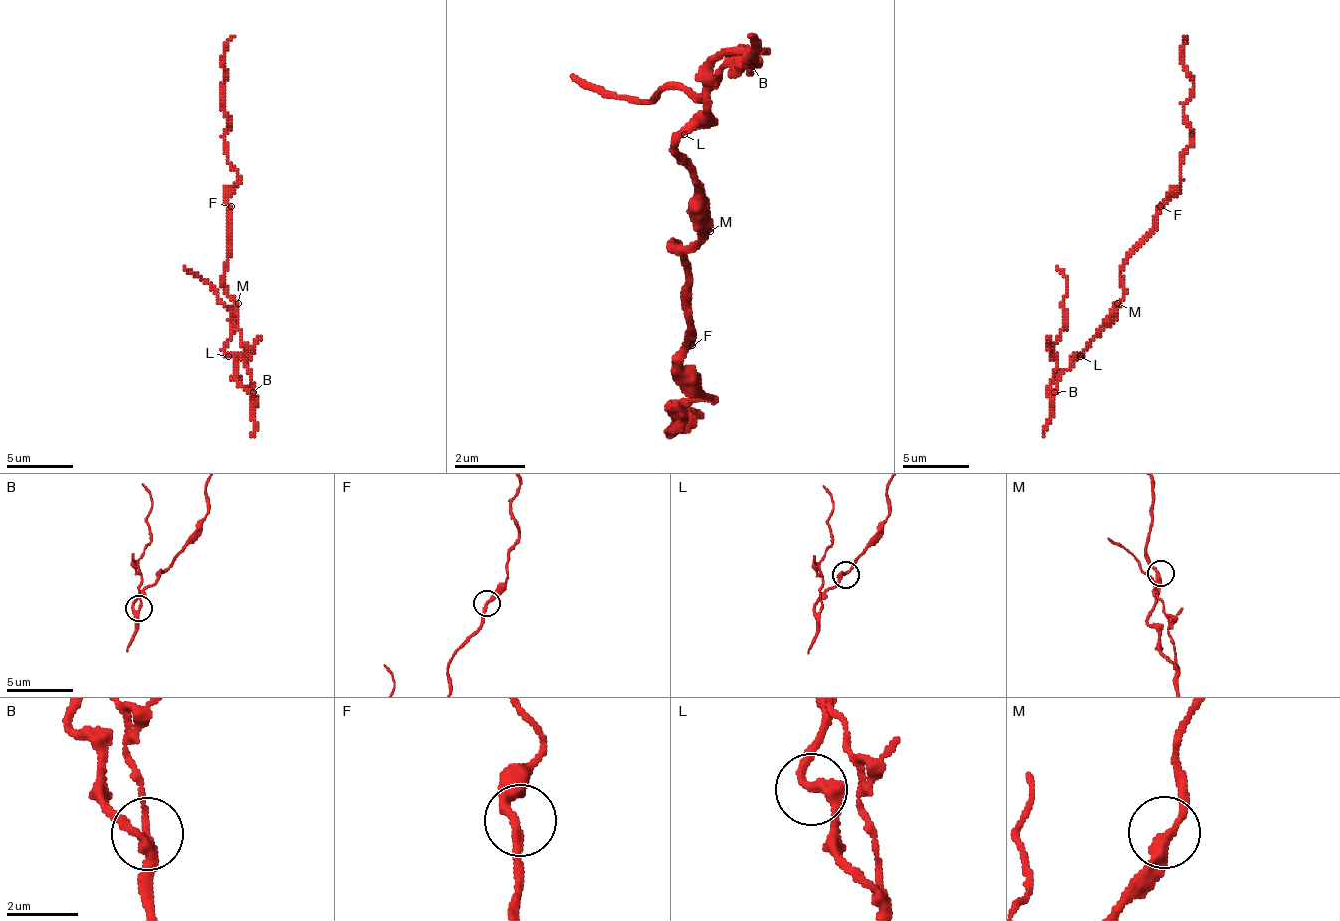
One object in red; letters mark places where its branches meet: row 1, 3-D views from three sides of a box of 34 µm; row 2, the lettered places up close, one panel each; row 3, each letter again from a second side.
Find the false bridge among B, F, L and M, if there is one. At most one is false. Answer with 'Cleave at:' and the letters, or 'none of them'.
Cleave at: B

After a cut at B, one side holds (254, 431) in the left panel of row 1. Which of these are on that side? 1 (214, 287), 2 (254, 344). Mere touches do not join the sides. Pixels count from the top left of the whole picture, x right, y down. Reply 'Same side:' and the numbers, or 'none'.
Same side: none

